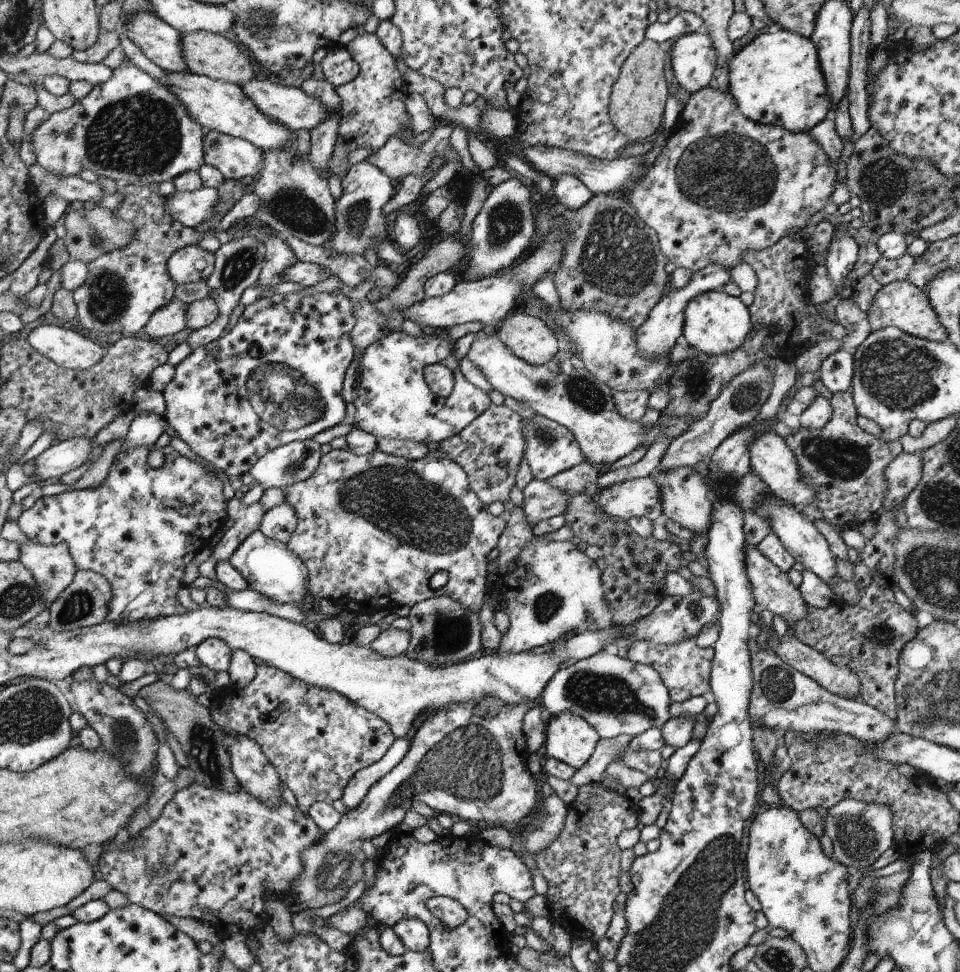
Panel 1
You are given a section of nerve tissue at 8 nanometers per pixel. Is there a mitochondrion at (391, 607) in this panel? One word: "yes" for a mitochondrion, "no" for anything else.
no

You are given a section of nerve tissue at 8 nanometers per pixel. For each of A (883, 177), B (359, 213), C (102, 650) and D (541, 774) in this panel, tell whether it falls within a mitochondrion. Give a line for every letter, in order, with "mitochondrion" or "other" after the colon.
A: mitochondrion
B: mitochondrion
C: other
D: other

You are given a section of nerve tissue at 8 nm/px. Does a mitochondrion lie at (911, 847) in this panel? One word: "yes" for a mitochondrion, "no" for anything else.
no

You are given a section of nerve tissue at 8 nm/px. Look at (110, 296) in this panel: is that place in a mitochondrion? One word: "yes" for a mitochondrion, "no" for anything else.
yes

